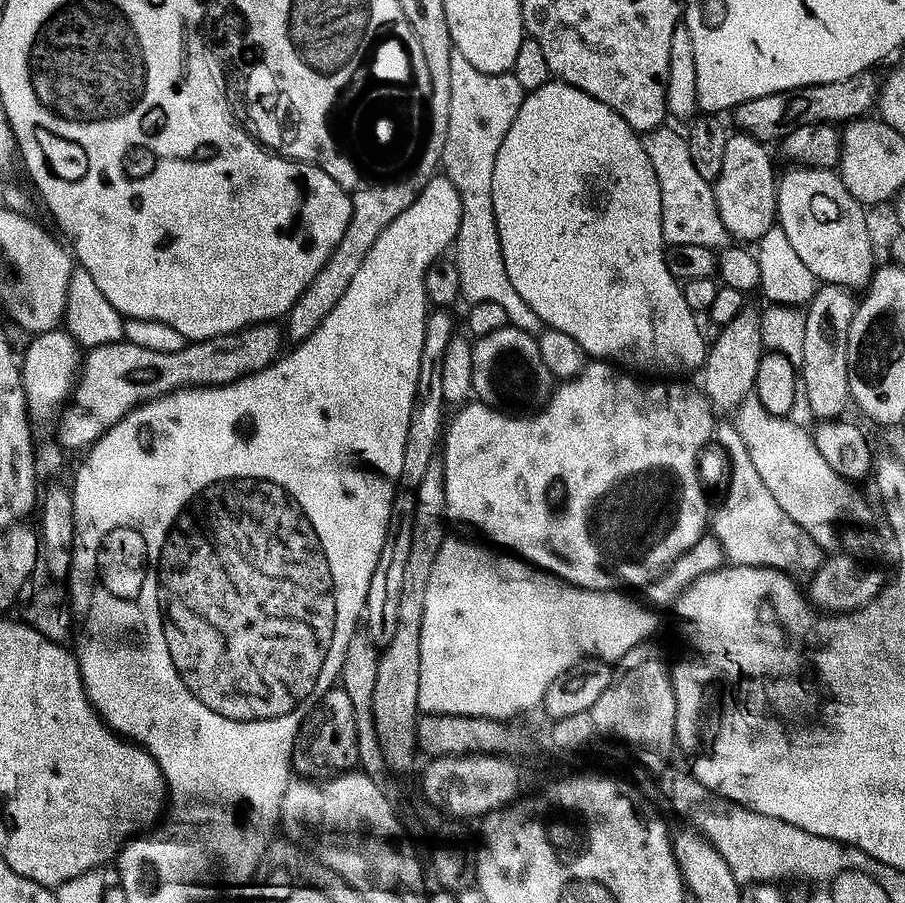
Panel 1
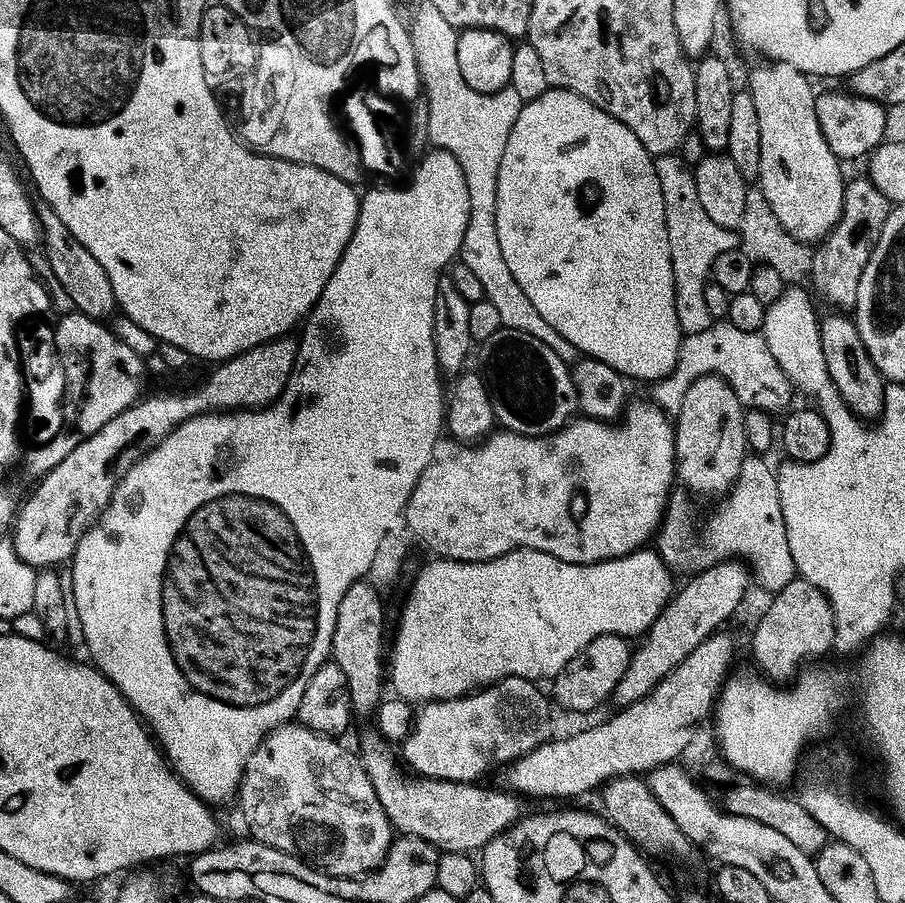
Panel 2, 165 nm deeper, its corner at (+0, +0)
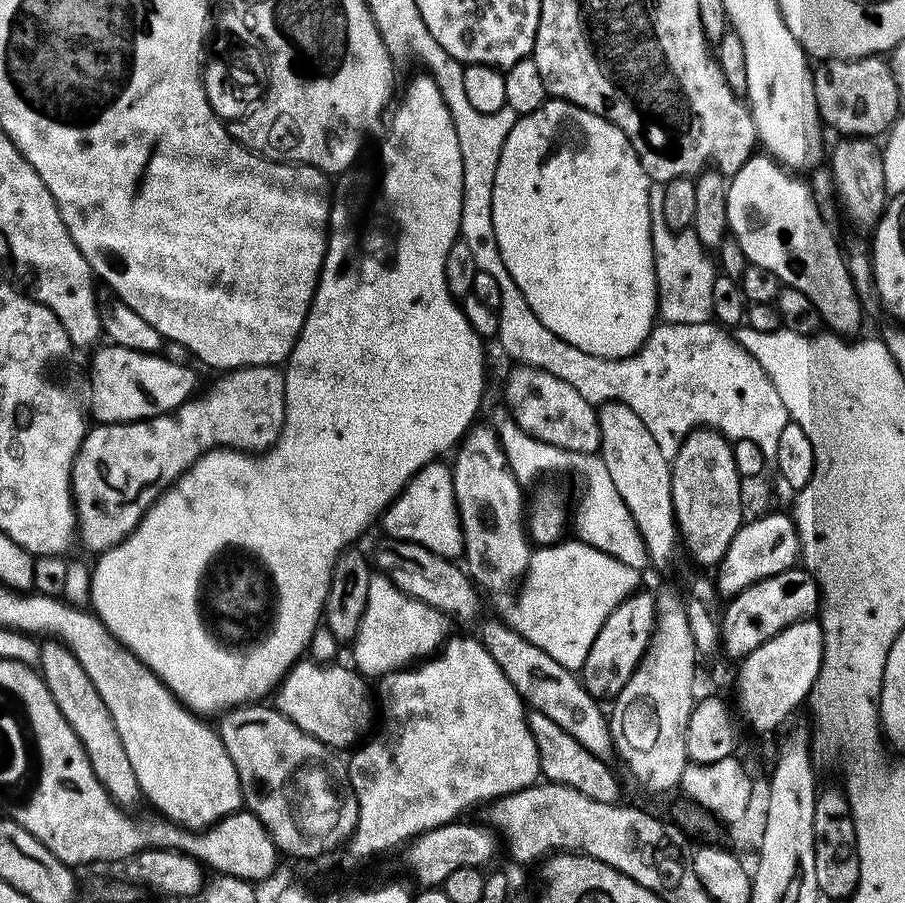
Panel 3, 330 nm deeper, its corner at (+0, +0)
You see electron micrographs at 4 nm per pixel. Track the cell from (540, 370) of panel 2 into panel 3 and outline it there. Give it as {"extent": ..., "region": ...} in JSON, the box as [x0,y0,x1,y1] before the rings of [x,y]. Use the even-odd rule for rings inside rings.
{"extent":[504,363,600,456],"region":[[[521,363],[512,367],[516,368],[510,369],[504,380],[504,404],[508,407],[510,419],[518,422],[526,434],[550,446],[587,456],[599,453],[600,427],[594,405],[586,402],[574,386],[562,382],[562,378],[556,378],[546,370]]]}

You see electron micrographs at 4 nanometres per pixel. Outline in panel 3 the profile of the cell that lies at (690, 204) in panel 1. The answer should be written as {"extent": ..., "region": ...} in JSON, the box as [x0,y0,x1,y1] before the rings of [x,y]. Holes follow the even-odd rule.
{"extent":[651,187,718,324],"region":[[[663,187],[651,189],[652,253],[656,267],[656,307],[658,316],[665,324],[707,324],[713,319],[712,299],[714,282],[718,275],[718,264],[713,253],[704,248],[702,242],[692,230],[673,230],[663,221]]]}

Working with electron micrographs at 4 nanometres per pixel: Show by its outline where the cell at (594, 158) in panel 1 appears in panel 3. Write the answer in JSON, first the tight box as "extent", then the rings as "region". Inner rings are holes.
{"extent":[494,98,658,360],"region":[[[548,98],[538,110],[517,119],[514,130],[506,134],[506,146],[502,146],[502,158],[498,158],[498,174],[494,174],[494,234],[498,238],[498,250],[502,250],[502,262],[506,262],[506,270],[510,270],[510,278],[518,282],[518,290],[522,290],[526,302],[530,302],[530,310],[538,314],[546,330],[554,330],[558,338],[570,342],[570,346],[578,346],[578,350],[586,350],[586,354],[607,360],[636,355],[658,320],[651,202],[650,181],[646,170],[642,170],[638,154],[634,154],[634,146],[630,146],[626,134],[606,118],[590,114],[590,110],[582,110],[582,106],[574,106],[569,100]]]}

